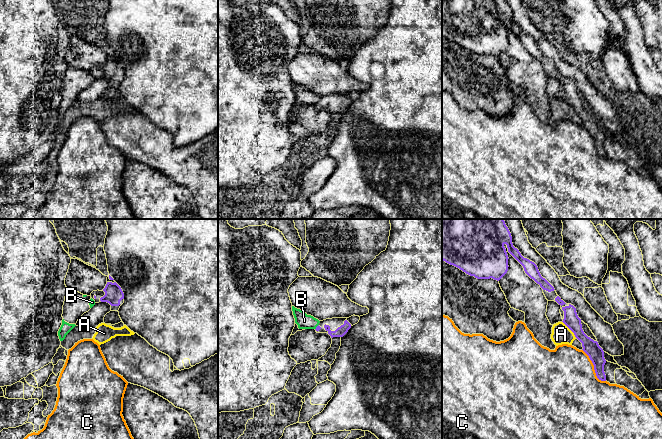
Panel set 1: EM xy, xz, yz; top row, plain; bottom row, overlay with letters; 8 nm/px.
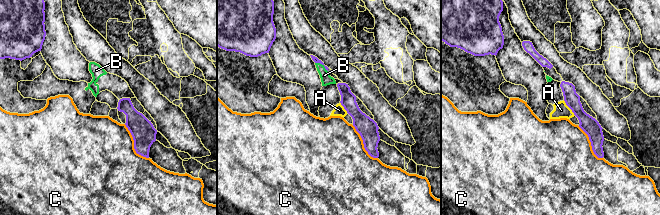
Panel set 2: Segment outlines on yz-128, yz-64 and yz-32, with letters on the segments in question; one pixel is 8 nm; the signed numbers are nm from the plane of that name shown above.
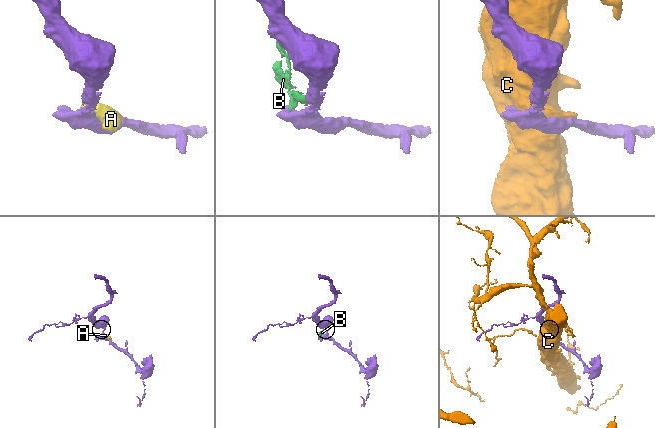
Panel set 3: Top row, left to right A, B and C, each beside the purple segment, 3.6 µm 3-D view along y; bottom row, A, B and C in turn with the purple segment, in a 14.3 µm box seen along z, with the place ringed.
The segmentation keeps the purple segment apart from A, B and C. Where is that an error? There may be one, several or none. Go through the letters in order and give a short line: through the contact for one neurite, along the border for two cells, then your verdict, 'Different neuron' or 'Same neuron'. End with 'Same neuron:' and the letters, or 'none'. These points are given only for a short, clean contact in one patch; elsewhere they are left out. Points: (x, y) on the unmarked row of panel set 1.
A: Different neuron
B: Line: xz (318, 100), (315, 105). Different neuron
C: Different neuron
Same neuron: none

